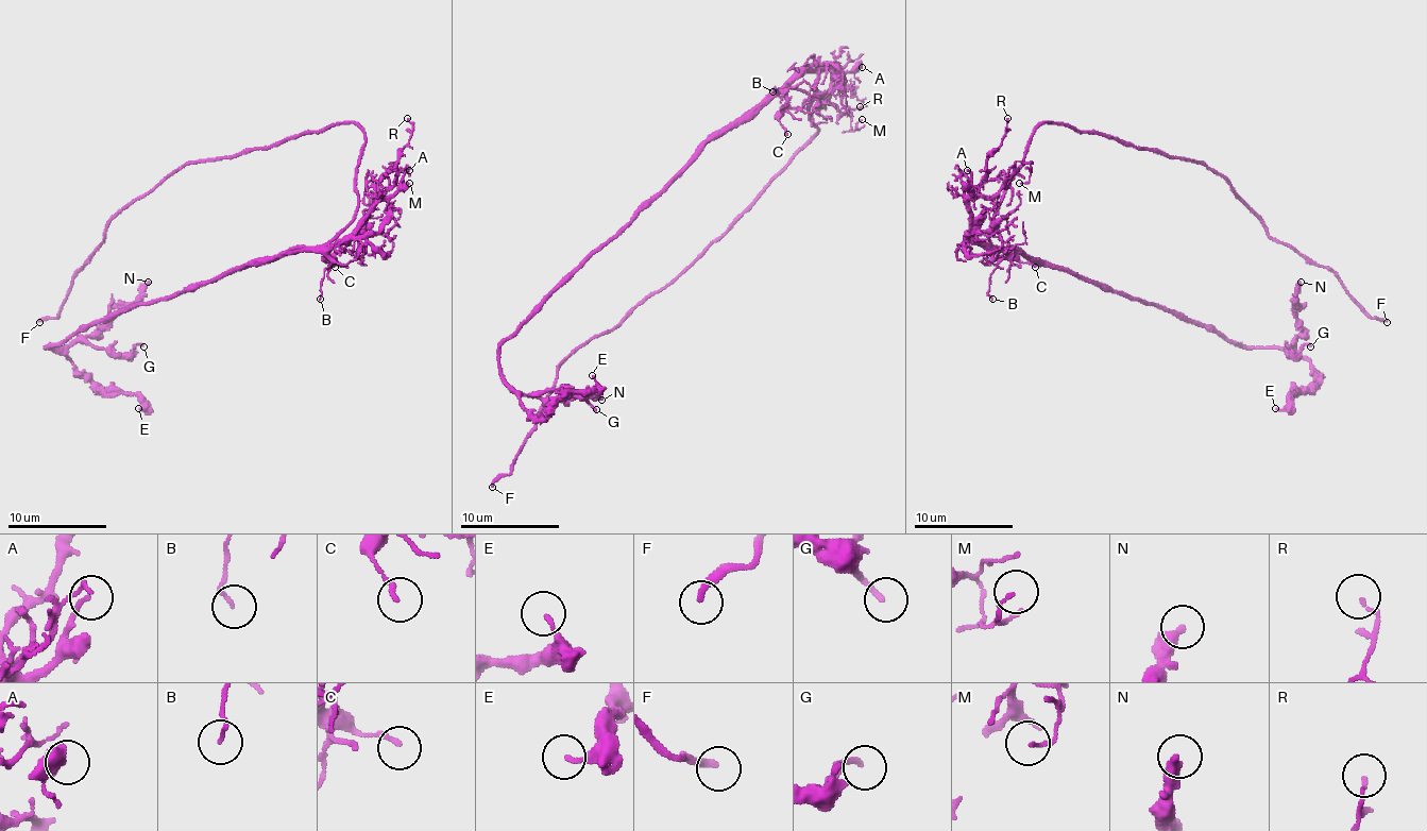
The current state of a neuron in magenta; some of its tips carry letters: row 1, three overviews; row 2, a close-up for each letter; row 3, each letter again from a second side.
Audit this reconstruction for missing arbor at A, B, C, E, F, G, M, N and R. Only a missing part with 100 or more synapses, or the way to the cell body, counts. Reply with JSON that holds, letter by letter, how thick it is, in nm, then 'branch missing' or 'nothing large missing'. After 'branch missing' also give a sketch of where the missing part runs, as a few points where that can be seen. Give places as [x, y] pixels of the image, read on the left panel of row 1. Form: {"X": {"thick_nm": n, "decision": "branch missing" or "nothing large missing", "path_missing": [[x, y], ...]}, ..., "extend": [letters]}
{"A": {"thick_nm": 150, "decision": "nothing large missing"}, "B": {"thick_nm": 120, "decision": "nothing large missing"}, "C": {"thick_nm": 150, "decision": "nothing large missing"}, "E": {"thick_nm": 170, "decision": "nothing large missing"}, "F": {"thick_nm": 260, "decision": "branch missing", "path_missing": [[39, 322], [24, 341]]}, "G": {"thick_nm": 180, "decision": "nothing large missing"}, "M": {"thick_nm": 110, "decision": "nothing large missing"}, "N": {"thick_nm": 400, "decision": "nothing large missing"}, "R": {"thick_nm": 110, "decision": "nothing large missing"}, "extend": ["F"]}

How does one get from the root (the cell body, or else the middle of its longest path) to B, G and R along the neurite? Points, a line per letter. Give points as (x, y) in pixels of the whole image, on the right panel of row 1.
B: (1002, 200), (989, 227), (989, 250), (997, 267), (989, 276), (992, 299)
G: (1002, 200), (989, 227), (997, 247), (1181, 311), (1243, 346), (1295, 341), (1293, 354), (1310, 346)
R: (1002, 200), (989, 235), (980, 239), (972, 232), (970, 198), (985, 175), (987, 157), (1004, 135), (1007, 118)

